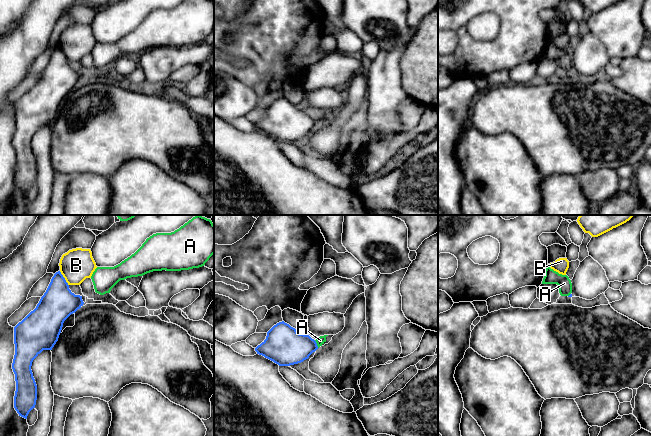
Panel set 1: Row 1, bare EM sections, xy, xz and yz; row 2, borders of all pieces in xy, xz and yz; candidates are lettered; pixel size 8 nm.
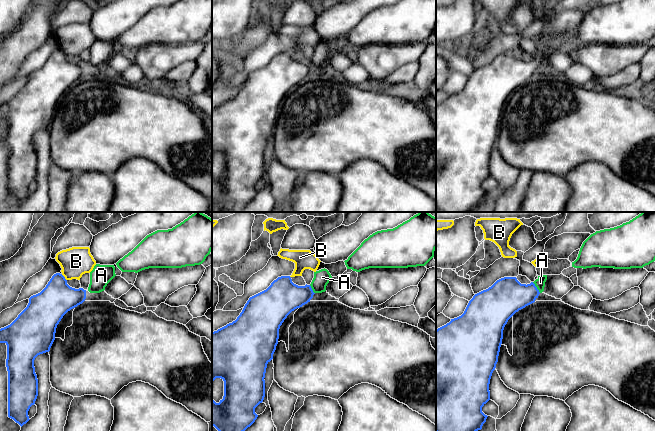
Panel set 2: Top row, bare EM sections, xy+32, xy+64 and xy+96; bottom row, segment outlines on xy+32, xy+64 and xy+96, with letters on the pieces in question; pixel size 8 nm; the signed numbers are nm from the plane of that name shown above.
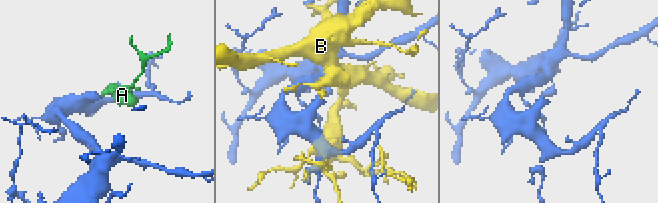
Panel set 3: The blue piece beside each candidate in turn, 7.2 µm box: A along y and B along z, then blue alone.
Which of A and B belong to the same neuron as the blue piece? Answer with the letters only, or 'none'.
A

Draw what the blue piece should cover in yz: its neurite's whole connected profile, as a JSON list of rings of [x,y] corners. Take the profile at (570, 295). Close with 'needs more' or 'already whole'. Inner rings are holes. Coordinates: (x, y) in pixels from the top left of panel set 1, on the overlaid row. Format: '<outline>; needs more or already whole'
[[[549,266],[546,267],[542,284],[557,284],[561,296],[572,297],[572,283],[569,277],[559,274]]]; needs more

